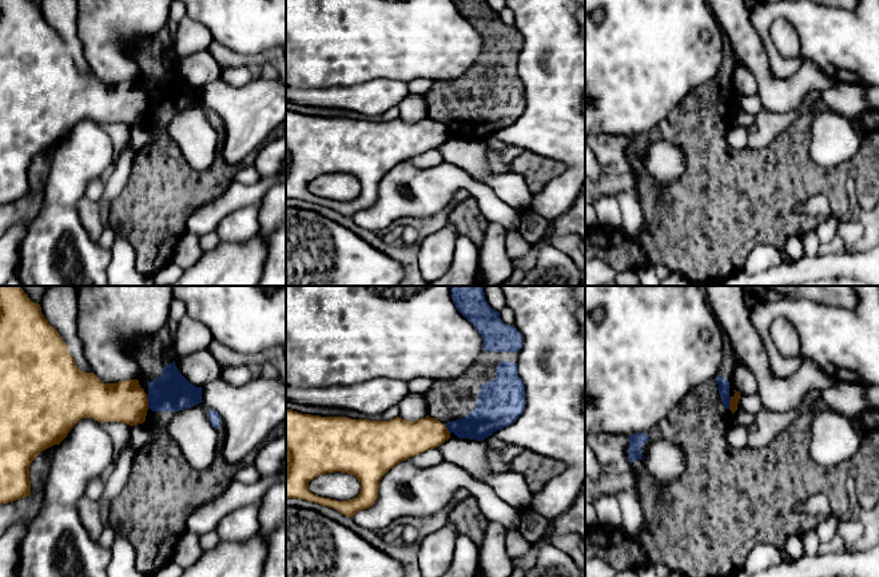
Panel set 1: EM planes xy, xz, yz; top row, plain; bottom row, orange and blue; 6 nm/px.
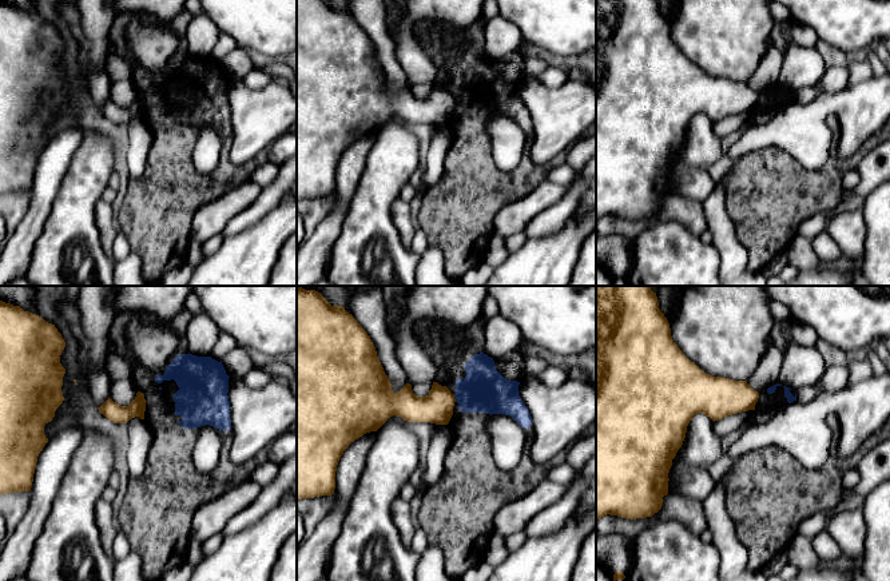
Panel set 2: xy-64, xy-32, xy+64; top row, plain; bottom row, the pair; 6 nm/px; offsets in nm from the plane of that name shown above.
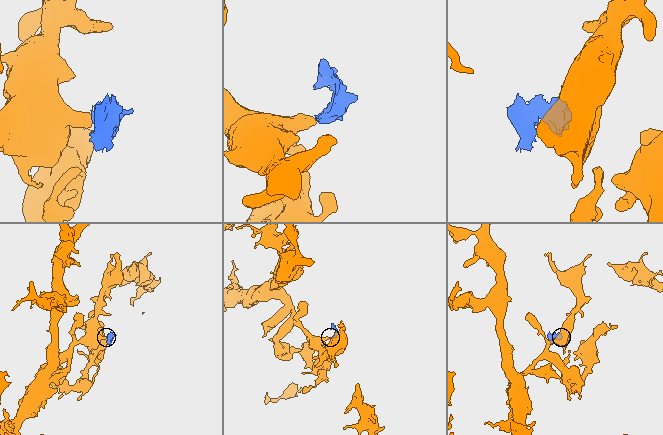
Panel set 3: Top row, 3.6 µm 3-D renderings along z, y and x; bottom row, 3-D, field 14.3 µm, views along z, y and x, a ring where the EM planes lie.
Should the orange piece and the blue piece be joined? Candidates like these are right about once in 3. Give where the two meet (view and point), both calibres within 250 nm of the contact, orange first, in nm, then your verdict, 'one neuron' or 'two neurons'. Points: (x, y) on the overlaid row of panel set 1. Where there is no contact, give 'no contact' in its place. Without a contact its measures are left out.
xy (147, 402) | 240/240 nm | two neurons

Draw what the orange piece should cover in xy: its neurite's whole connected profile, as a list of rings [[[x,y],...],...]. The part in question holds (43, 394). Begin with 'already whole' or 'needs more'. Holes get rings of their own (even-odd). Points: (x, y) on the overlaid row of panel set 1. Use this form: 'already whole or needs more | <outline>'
already whole | [[[0,286],[0,505],[31,494],[29,466],[45,449],[60,445],[81,418],[143,423],[148,398],[138,379],[104,383],[83,373],[57,330],[20,286]]]

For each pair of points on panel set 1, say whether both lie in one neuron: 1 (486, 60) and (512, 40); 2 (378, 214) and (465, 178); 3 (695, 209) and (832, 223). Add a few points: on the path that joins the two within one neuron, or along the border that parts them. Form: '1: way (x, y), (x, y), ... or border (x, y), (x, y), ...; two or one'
1: way (493, 58), (505, 46); one
2: way (400, 203), (412, 203), (422, 193), (444, 179); one
3: border (819, 219), (812, 230); two

